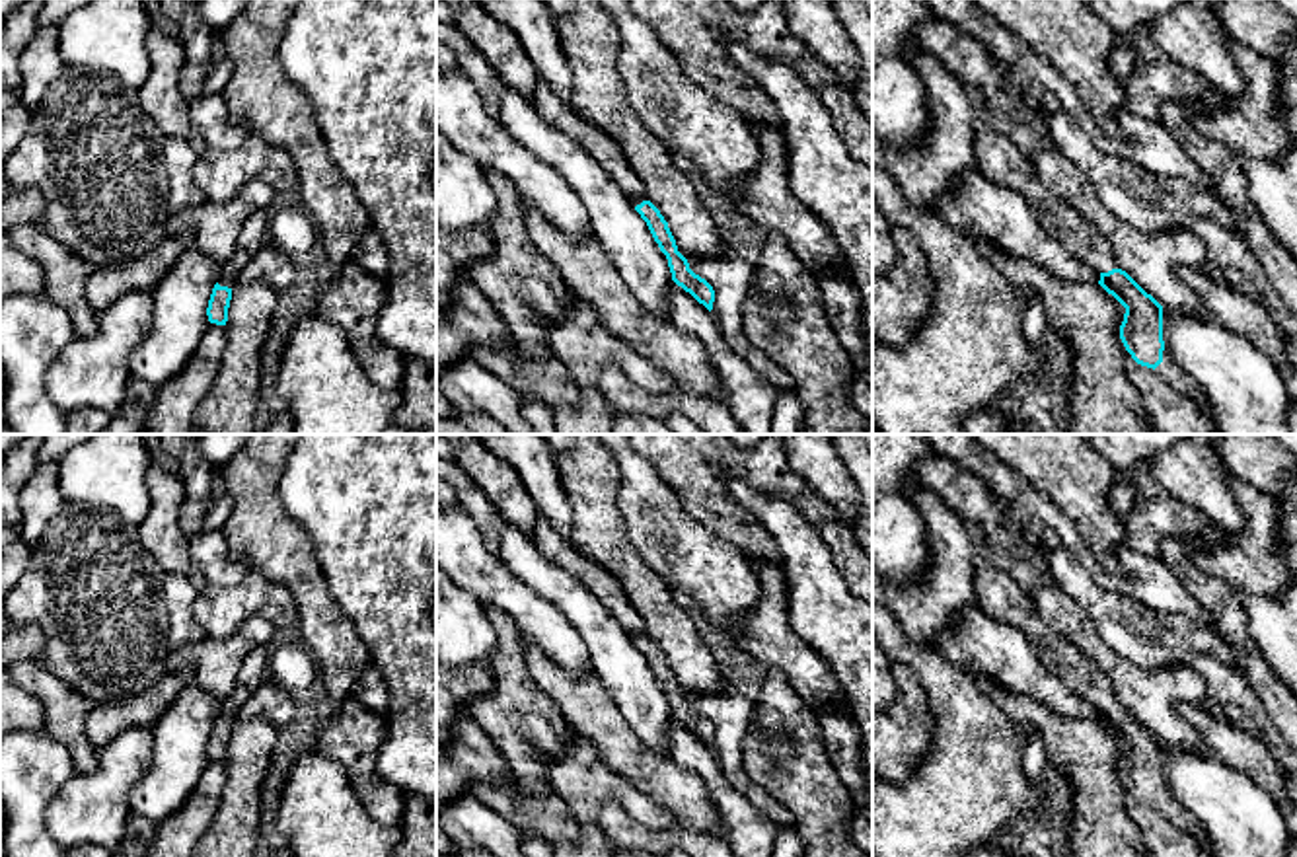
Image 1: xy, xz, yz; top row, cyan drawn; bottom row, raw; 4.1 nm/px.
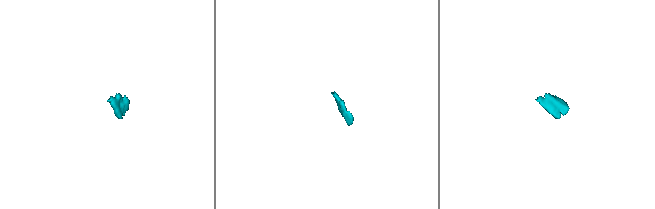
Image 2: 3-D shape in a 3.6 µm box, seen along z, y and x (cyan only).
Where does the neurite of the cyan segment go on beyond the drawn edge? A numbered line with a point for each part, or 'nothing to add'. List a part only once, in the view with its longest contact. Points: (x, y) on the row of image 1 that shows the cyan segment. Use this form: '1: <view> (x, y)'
1: yz (1000, 160)
2: yz (1169, 371)

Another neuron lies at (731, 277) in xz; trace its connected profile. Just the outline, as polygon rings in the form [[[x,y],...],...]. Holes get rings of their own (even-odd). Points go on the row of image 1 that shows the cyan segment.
[[[732,247],[719,257],[693,257],[687,263],[715,290],[713,310],[724,343],[779,391],[793,390],[787,372],[758,351],[744,333],[742,304],[754,282],[754,265],[744,261]]]

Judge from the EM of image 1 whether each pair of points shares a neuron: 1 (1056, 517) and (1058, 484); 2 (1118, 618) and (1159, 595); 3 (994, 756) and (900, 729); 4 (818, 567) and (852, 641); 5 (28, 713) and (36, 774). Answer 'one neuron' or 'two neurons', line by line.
1: two neurons
2: two neurons
3: two neurons
4: one neuron
5: two neurons

